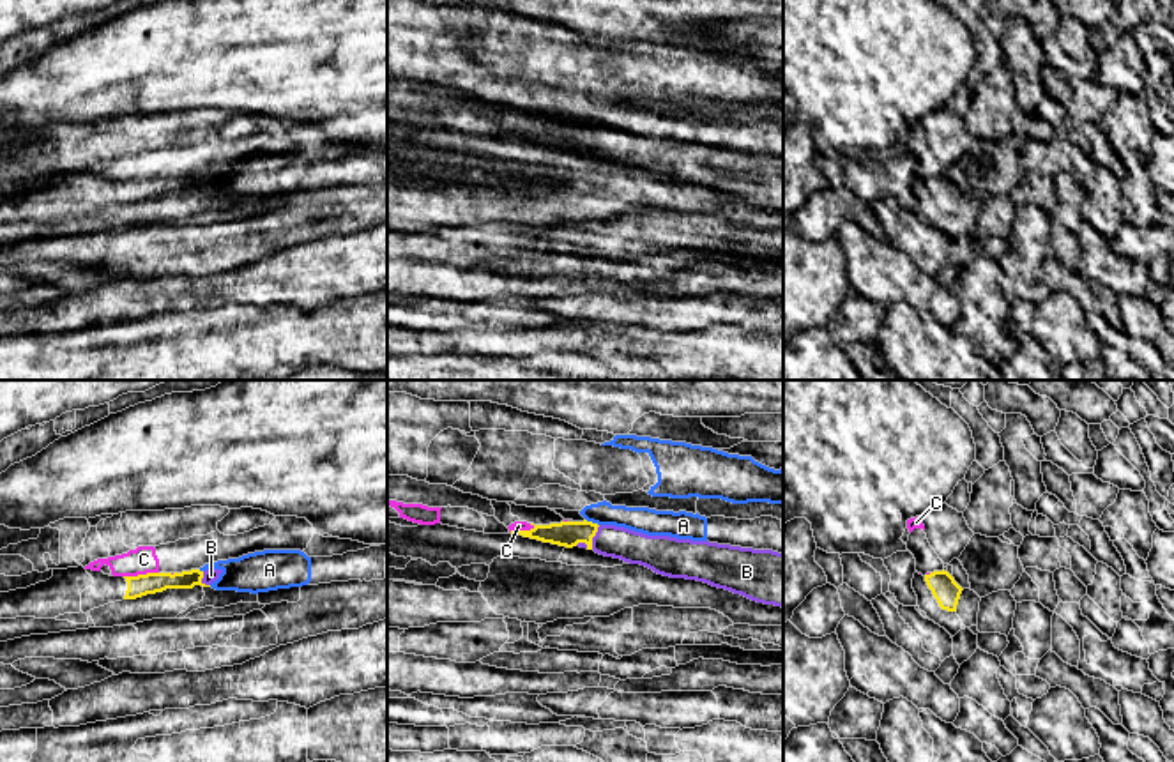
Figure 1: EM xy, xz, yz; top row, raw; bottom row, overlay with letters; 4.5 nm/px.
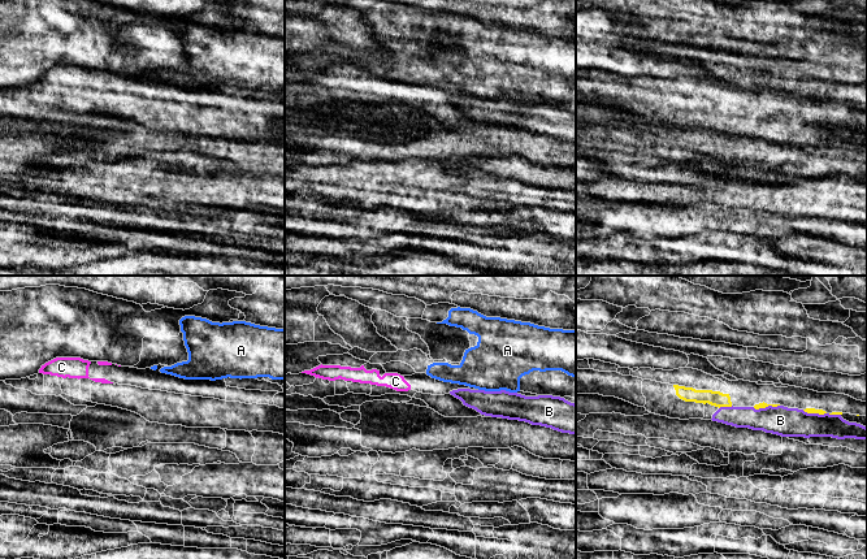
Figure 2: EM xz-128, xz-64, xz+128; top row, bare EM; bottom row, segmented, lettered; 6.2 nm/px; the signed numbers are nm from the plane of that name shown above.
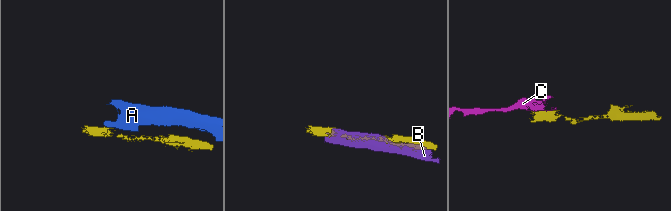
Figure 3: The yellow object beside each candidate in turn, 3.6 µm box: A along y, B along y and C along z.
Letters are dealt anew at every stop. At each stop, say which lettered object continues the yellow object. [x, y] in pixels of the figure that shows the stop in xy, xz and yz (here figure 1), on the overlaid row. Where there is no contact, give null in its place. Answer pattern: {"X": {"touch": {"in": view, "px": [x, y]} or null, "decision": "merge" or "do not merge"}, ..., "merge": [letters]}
{"A": {"touch": {"in": "xz", "px": [591, 522]}, "decision": "do not merge"}, "B": {"touch": {"in": "xz", "px": [593, 536]}, "decision": "merge"}, "C": {"touch": {"in": "xy", "px": [140, 575]}, "decision": "do not merge"}, "merge": ["B"]}

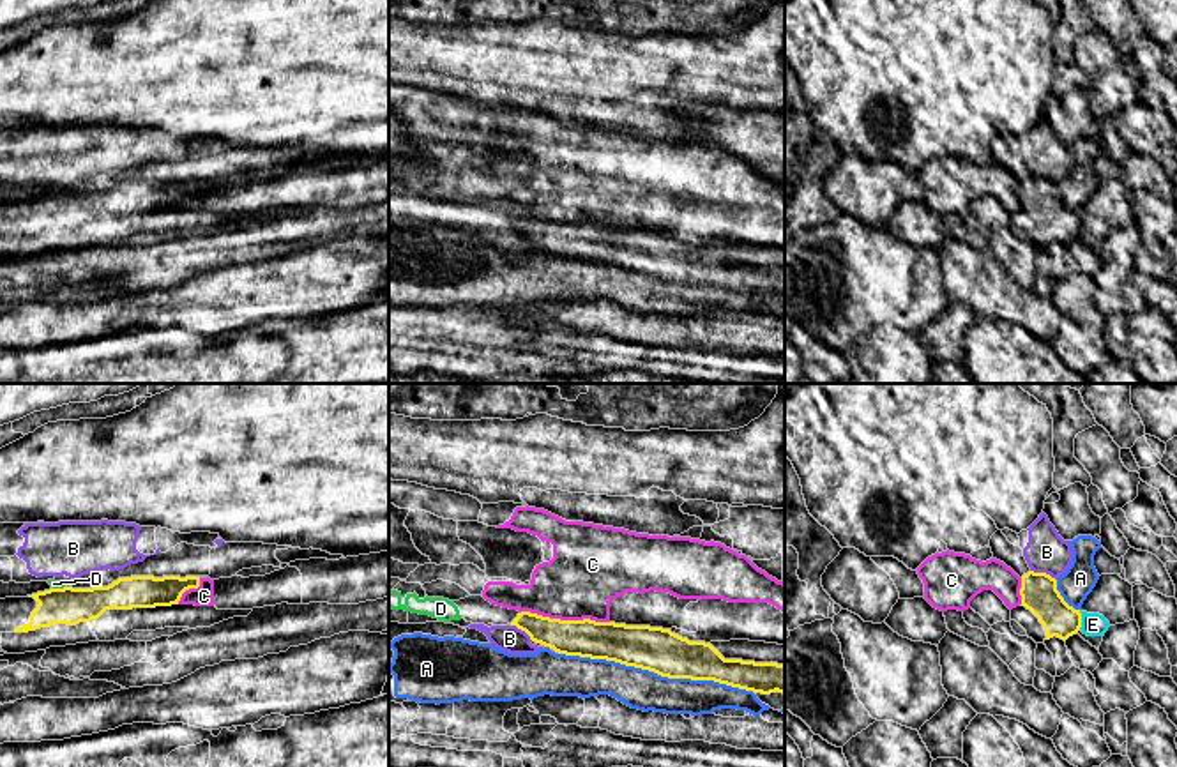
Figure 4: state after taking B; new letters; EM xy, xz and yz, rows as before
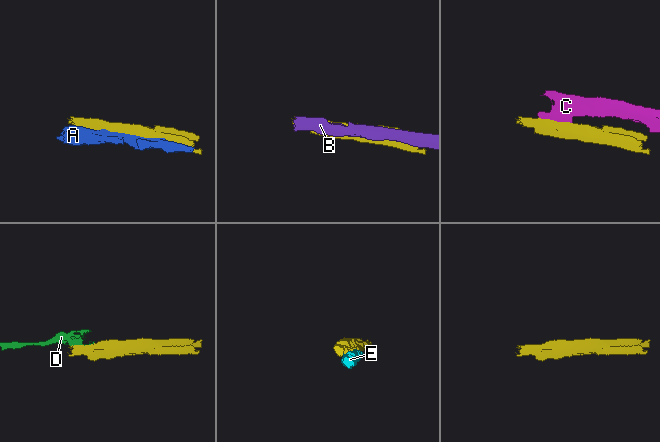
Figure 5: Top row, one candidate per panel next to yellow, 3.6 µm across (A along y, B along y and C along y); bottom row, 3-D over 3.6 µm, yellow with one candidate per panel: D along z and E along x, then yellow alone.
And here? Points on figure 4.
{"A": {"touch": {"in": "xz", "px": [656, 672]}, "decision": "do not merge"}, "B": {"touch": {"in": "yz", "px": [1043, 573]}, "decision": "do not merge"}, "C": {"touch": {"in": "xz", "px": [566, 621]}, "decision": "do not merge"}, "D": {"touch": {"in": "xy", "px": [59, 589]}, "decision": "do not merge"}, "E": {"touch": {"in": "yz", "px": [1080, 621]}, "decision": "do not merge"}, "merge": []}

